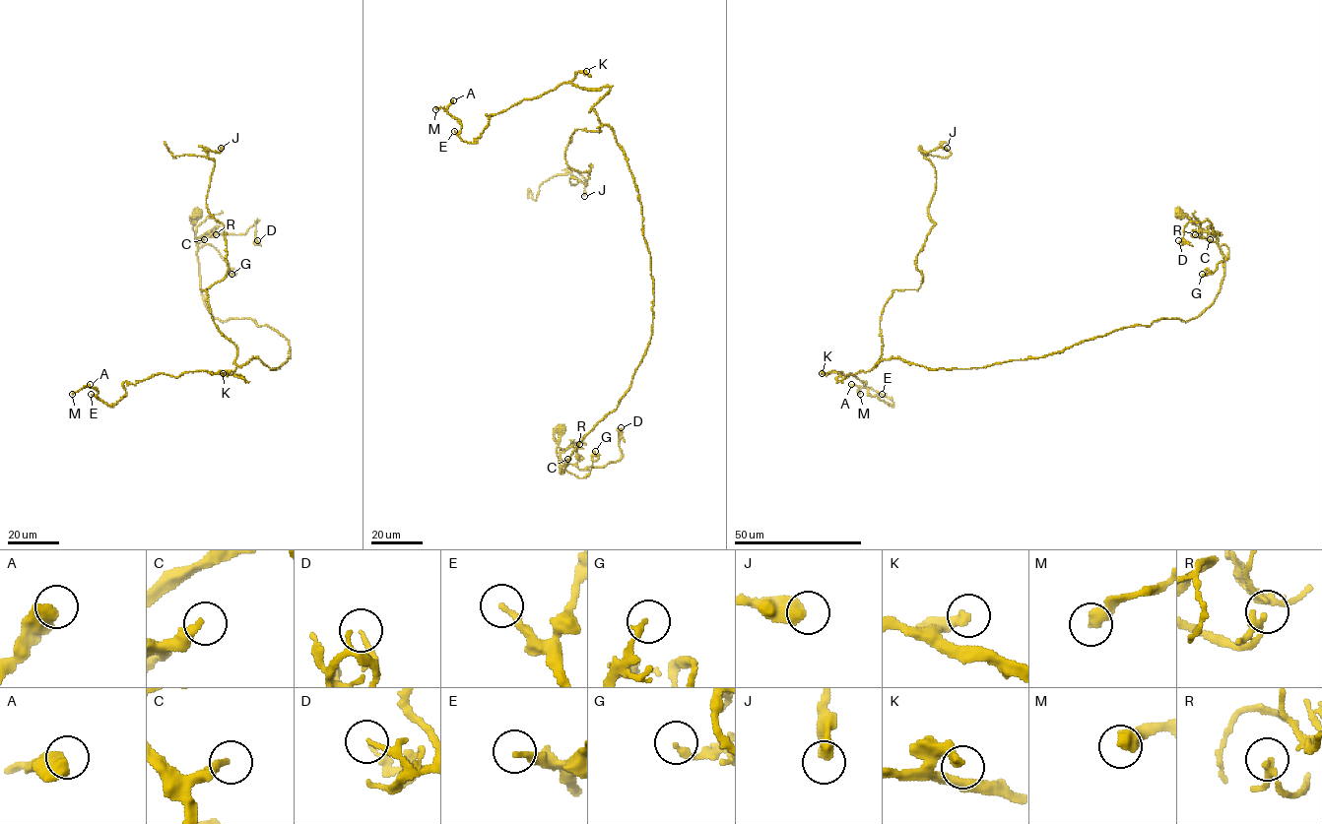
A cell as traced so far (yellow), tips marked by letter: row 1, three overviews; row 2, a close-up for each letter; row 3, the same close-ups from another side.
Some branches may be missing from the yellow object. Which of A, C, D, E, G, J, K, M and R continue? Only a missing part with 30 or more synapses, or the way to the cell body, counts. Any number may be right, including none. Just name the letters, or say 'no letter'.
no letter

